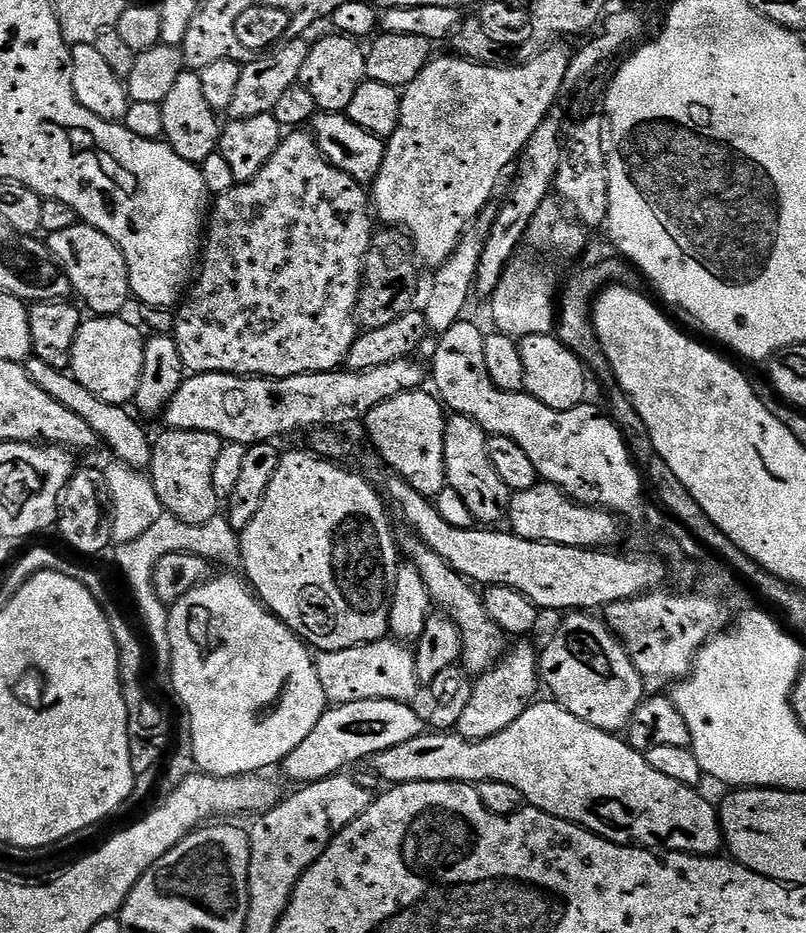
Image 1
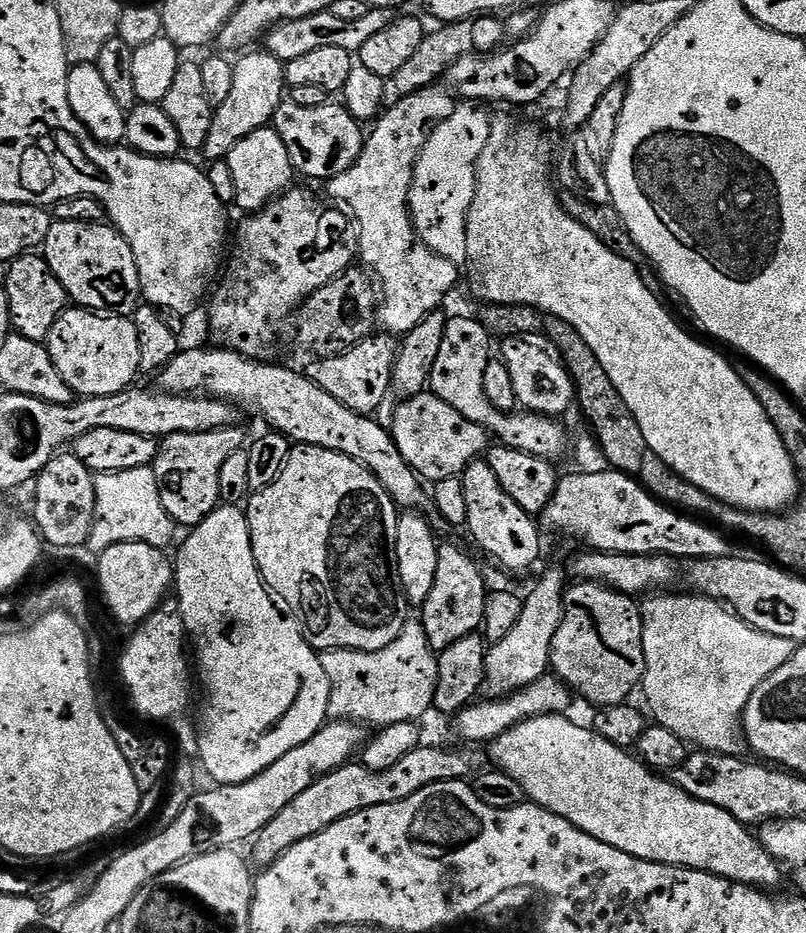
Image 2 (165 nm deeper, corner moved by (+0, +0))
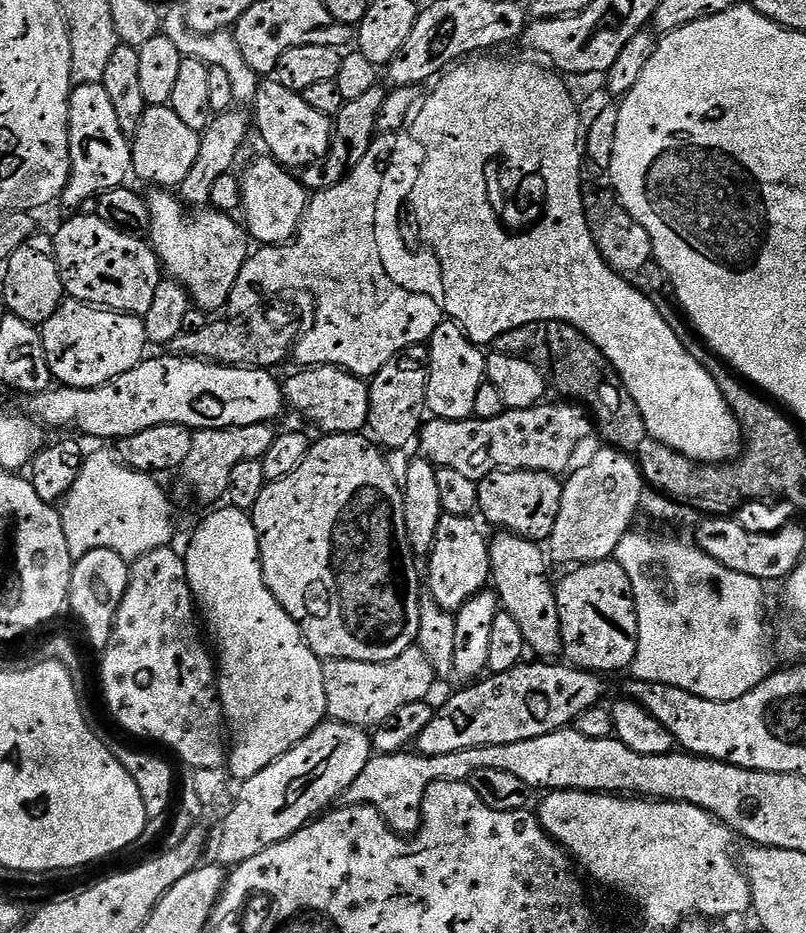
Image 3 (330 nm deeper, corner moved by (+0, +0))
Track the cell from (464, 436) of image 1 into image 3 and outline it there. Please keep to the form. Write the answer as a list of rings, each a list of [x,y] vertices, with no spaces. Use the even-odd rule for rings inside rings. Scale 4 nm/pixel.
[[[500,530],[495,534],[497,536],[493,535],[488,545],[492,563],[490,580],[496,595],[500,597],[503,611],[509,612],[518,622],[525,645],[540,655],[537,657],[559,657],[564,646],[562,626],[558,618],[554,580],[548,577],[550,564],[545,549],[537,541],[517,536],[515,532]]]

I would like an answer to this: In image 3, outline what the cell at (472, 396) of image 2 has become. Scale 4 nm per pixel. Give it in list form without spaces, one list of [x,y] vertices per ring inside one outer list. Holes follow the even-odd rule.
[[[448,318],[434,330],[428,354],[427,411],[438,420],[473,419],[478,386],[486,383],[486,356],[481,345],[464,333],[464,327]]]

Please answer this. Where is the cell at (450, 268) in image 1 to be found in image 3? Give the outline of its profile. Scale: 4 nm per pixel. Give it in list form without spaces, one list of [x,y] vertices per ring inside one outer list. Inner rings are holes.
[[[424,346],[408,348],[390,362],[386,362],[386,366],[382,366],[382,370],[378,370],[378,374],[371,377],[368,390],[370,394],[368,428],[375,443],[381,449],[404,448],[411,440],[413,443],[420,435],[421,427],[426,420],[426,409],[428,407],[428,354],[429,349]]]

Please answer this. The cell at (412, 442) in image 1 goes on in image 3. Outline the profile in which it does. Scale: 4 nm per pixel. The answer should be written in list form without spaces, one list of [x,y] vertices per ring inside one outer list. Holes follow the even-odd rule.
[[[575,402],[548,403],[505,410],[498,418],[489,420],[432,418],[421,427],[418,445],[437,468],[458,470],[458,474],[477,482],[501,470],[564,474],[569,471],[568,463],[578,442],[593,435],[594,424],[589,413]]]

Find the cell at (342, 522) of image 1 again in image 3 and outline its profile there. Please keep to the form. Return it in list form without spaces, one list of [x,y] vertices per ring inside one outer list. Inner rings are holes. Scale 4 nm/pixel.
[[[324,434],[319,437],[313,443],[312,449],[306,454],[306,458],[298,466],[298,470],[294,470],[294,474],[286,474],[286,478],[281,480],[271,481],[264,489],[262,494],[258,494],[258,502],[254,507],[250,509],[250,515],[254,526],[256,527],[256,533],[260,539],[260,561],[262,562],[262,570],[264,571],[264,581],[269,590],[274,594],[274,598],[280,605],[282,605],[285,610],[289,612],[296,623],[300,625],[300,631],[304,634],[304,639],[308,641],[308,645],[314,649],[316,655],[320,657],[321,661],[327,660],[342,660],[350,659],[354,662],[362,663],[388,663],[391,660],[398,658],[406,649],[415,645],[418,641],[418,622],[420,621],[420,602],[422,599],[422,593],[420,593],[420,588],[422,592],[422,572],[416,569],[416,560],[418,560],[417,553],[412,551],[412,543],[408,537],[408,531],[406,530],[406,514],[404,513],[404,489],[402,487],[401,481],[392,473],[392,468],[388,465],[388,460],[383,451],[367,435],[364,434],[342,434],[341,436],[335,434]]]

